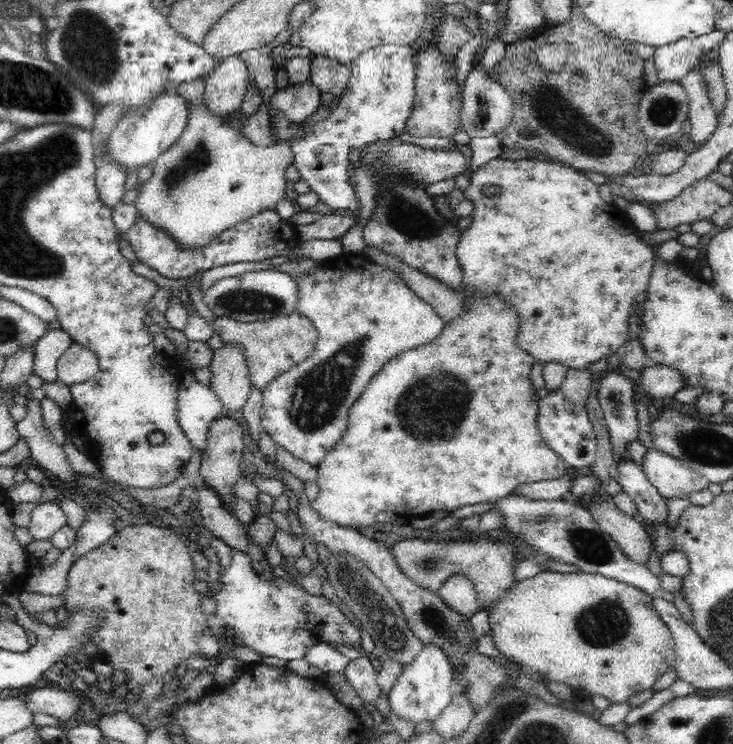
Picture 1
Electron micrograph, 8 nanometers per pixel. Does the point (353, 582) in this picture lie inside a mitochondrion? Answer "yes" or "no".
yes

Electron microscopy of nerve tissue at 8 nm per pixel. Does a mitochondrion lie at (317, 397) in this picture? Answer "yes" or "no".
yes

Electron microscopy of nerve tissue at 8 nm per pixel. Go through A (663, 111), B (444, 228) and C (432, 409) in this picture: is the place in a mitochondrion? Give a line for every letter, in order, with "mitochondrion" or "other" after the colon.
A: mitochondrion
B: mitochondrion
C: mitochondrion

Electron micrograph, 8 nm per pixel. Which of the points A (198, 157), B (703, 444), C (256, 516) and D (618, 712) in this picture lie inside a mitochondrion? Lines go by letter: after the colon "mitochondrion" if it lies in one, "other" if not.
A: mitochondrion
B: mitochondrion
C: other
D: other

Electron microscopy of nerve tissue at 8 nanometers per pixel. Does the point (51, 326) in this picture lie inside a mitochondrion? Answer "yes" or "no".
no

